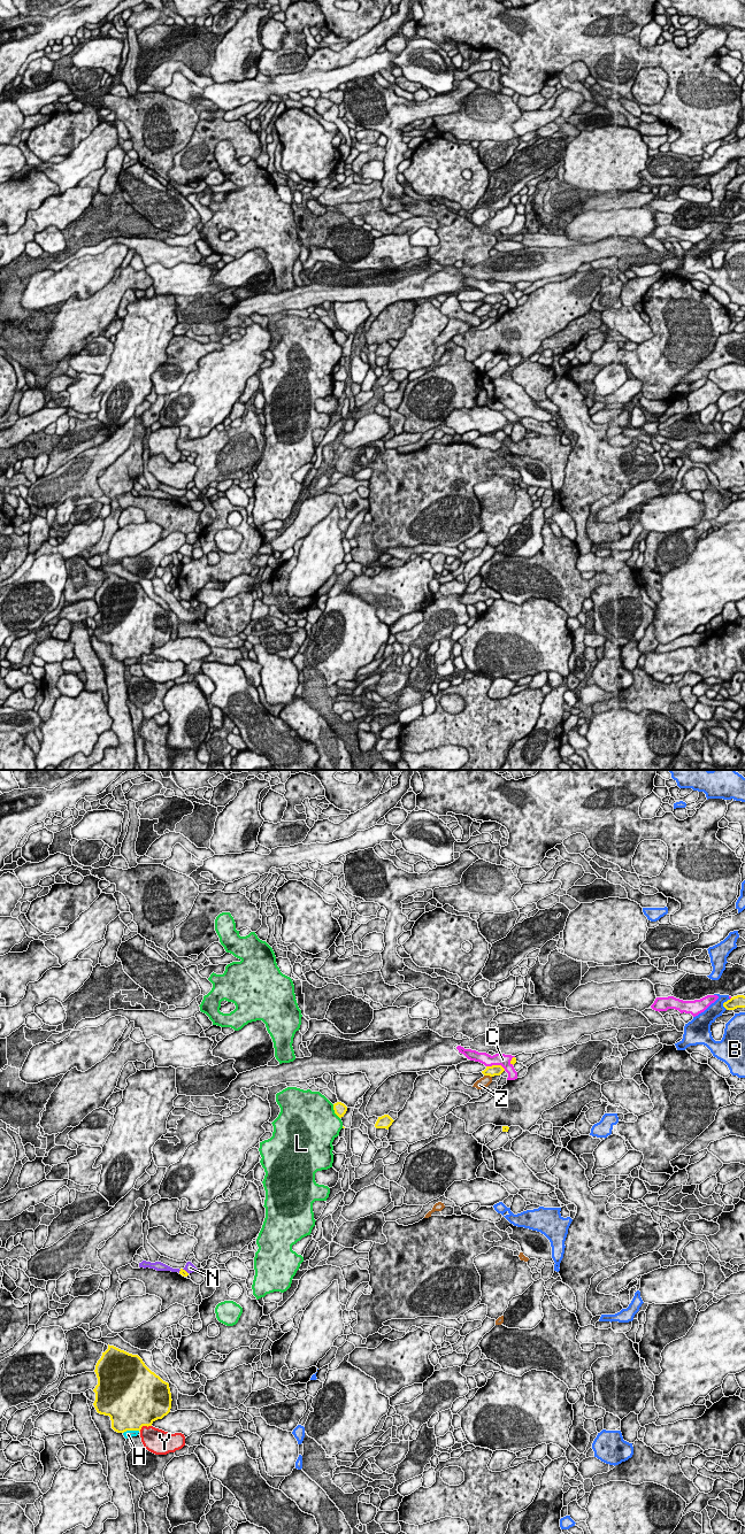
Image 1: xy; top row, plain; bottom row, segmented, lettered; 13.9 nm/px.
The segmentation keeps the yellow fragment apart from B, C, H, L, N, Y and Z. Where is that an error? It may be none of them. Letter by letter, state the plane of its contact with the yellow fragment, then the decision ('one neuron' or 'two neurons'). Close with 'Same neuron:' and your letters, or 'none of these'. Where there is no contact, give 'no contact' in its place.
B: contact in xy; two neurons
C: contact in xy; two neurons
H: contact in xy; two neurons
L: contact in xy; two neurons
N: contact in xy; one neuron
Y: contact in xy; two neurons
Z: contact in xy; two neurons
Same neuron: N

